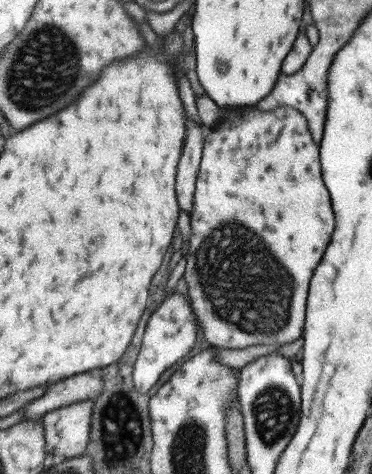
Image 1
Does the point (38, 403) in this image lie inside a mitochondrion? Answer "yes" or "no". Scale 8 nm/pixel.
no

